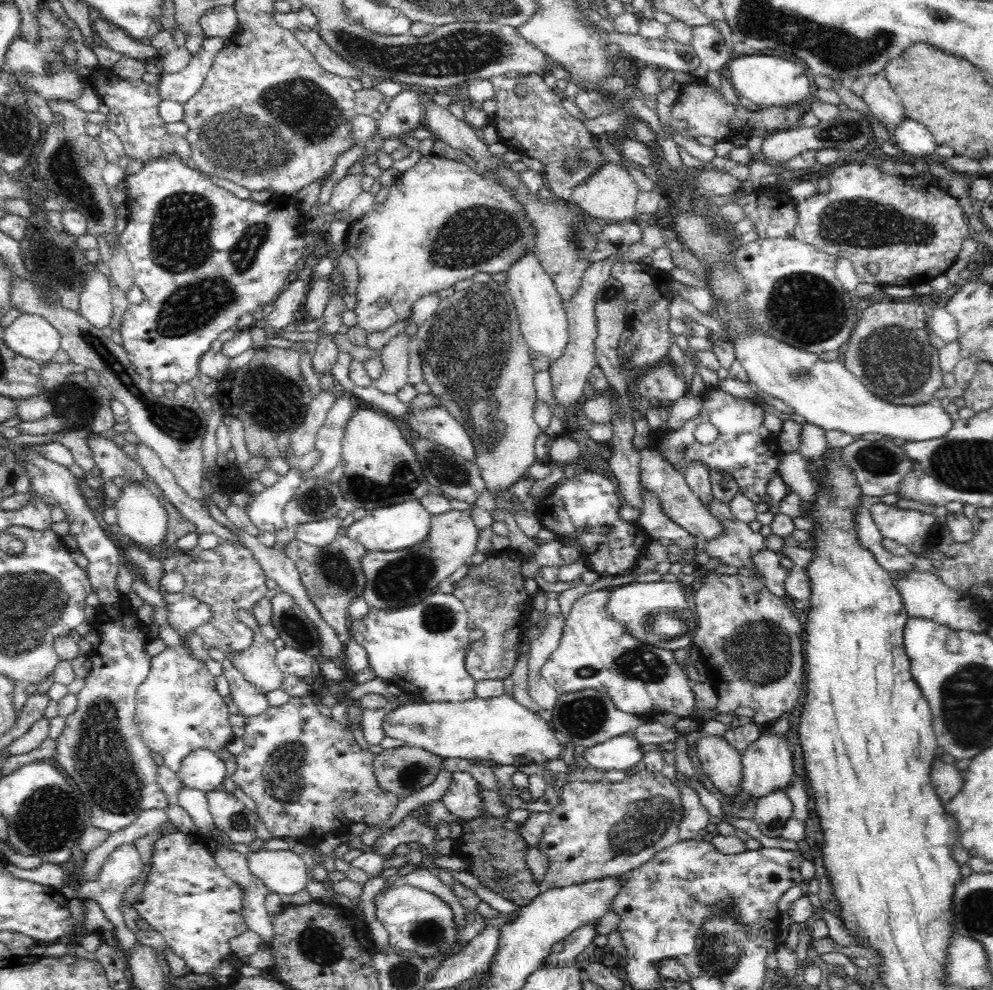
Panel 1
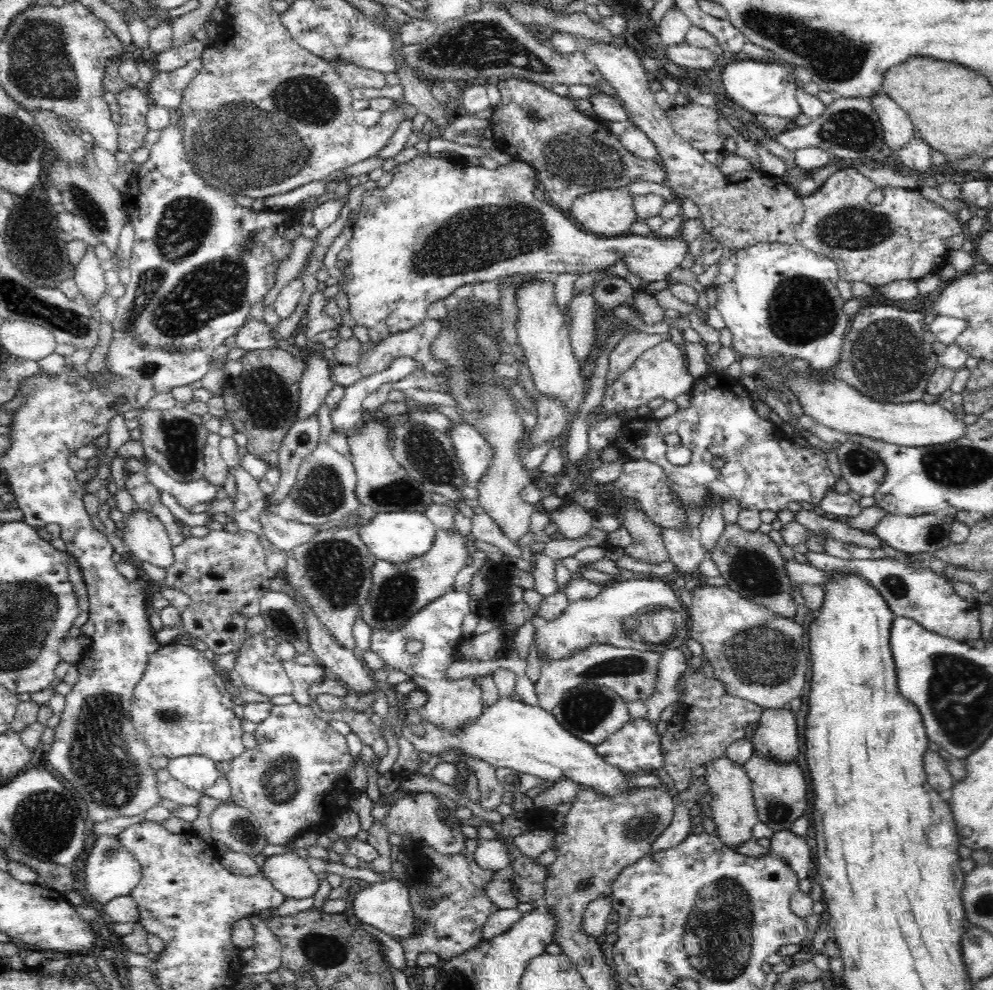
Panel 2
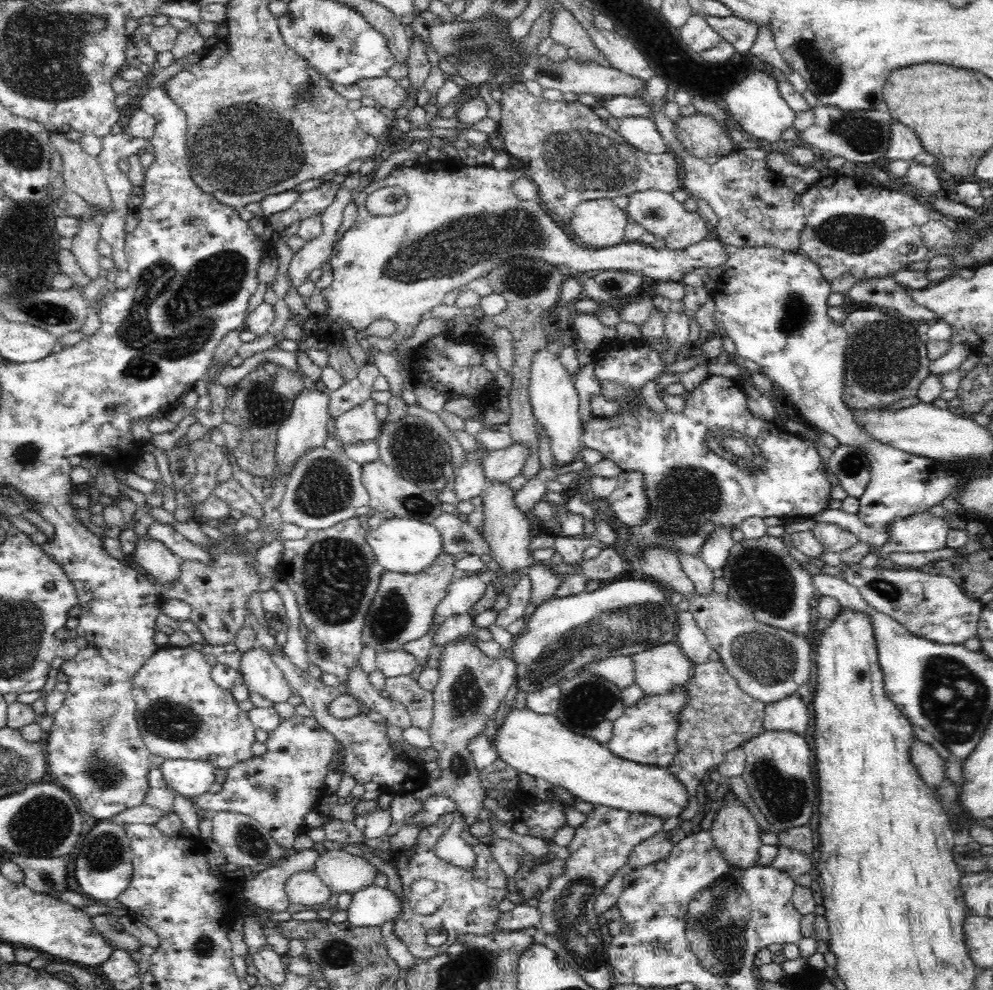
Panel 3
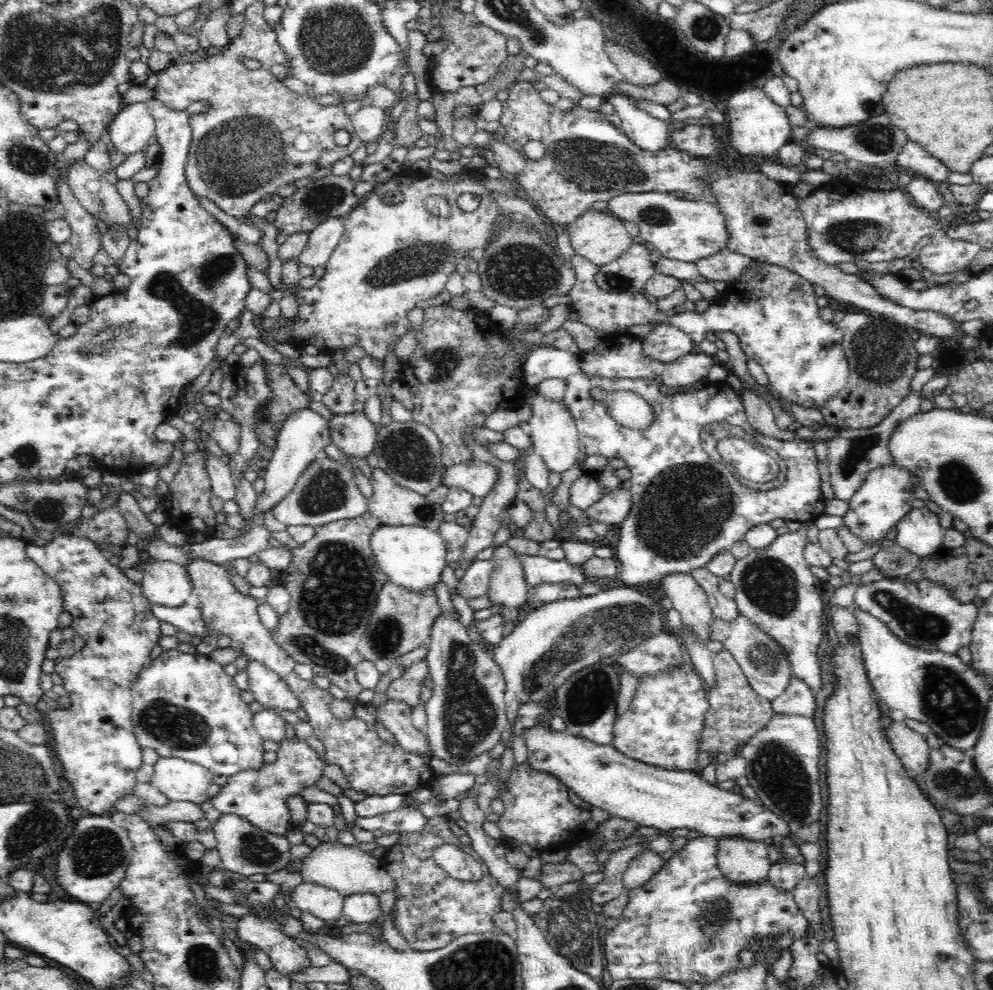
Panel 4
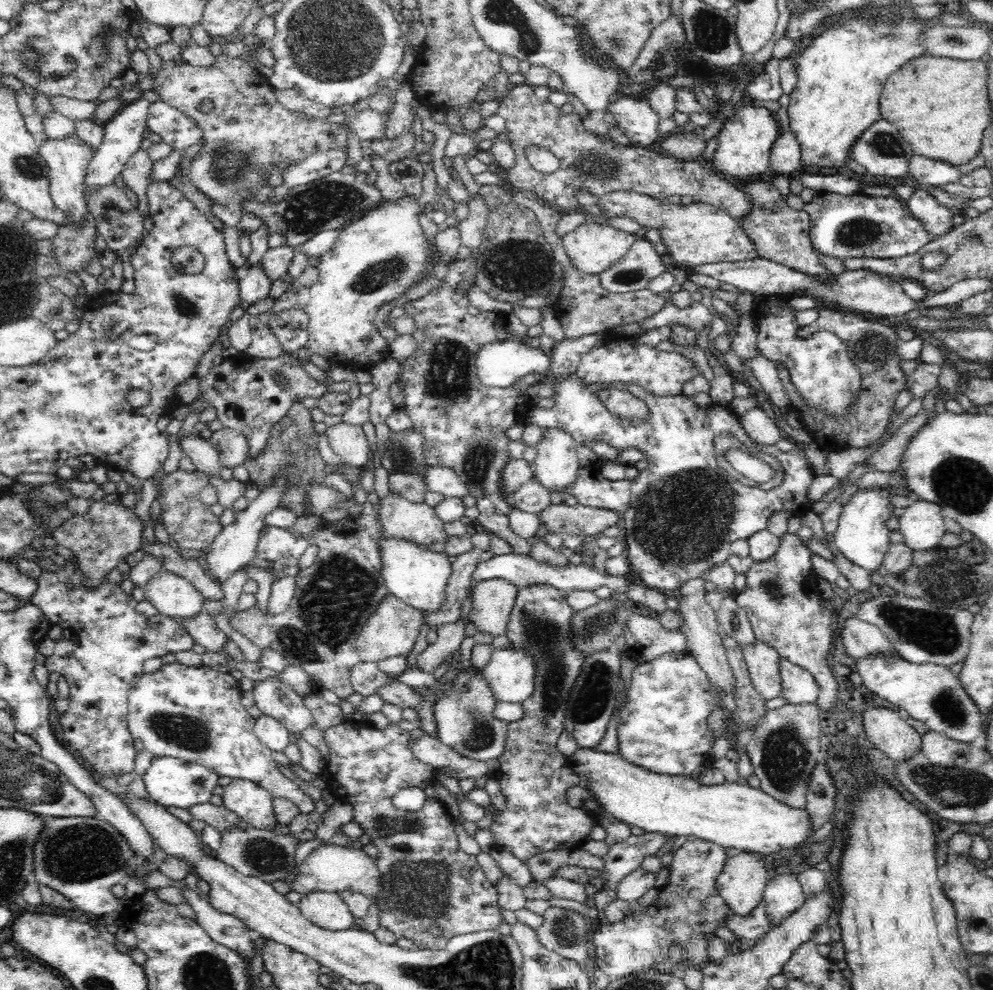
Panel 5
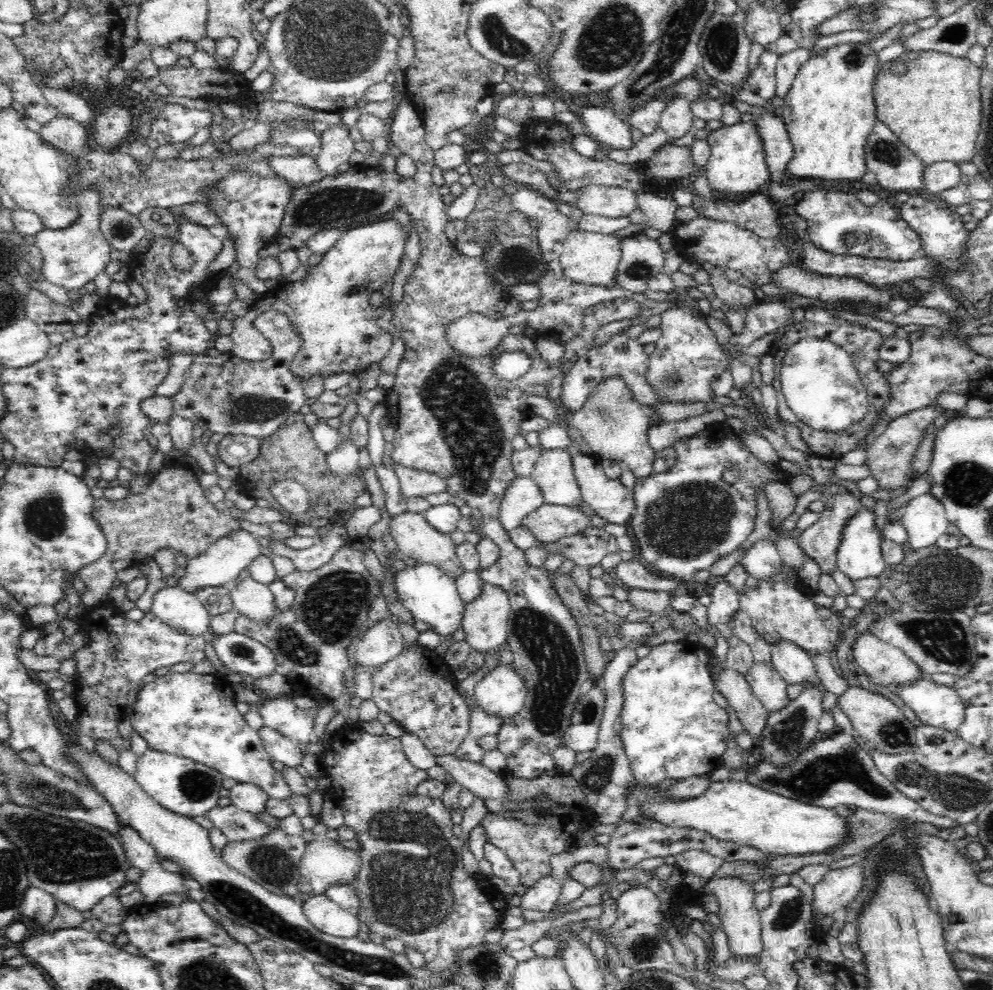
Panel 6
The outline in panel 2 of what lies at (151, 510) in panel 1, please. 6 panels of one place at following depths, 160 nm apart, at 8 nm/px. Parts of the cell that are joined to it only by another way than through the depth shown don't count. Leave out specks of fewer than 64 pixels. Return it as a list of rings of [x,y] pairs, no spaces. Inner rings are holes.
[[[139,508],[124,515],[123,521],[123,540],[132,560],[149,562],[165,569],[174,562],[168,531],[154,513]]]

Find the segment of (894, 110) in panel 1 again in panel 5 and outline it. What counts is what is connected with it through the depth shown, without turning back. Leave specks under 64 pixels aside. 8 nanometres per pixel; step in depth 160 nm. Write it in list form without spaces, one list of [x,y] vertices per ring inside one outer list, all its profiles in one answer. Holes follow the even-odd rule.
[[[915,154],[909,158],[909,175],[912,182],[943,188],[952,182],[959,182],[961,174],[958,167],[947,164],[941,160],[927,159],[926,156]]]

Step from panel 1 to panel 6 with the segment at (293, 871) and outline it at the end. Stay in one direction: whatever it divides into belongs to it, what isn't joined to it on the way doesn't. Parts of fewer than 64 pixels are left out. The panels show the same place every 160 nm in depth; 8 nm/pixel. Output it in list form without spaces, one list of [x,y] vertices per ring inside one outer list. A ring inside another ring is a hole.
[[[325,894],[312,896],[303,901],[306,918],[325,935],[352,939],[360,934],[360,919],[340,908]]]

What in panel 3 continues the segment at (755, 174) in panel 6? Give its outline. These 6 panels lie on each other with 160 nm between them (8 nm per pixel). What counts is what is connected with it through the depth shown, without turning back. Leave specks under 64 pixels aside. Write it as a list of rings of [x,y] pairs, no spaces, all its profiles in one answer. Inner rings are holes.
[[[752,70],[748,75],[730,89],[726,94],[728,111],[734,116],[734,120],[740,122],[742,130],[746,130],[752,138],[756,140],[766,140],[766,142],[777,142],[780,134],[792,128],[795,120],[795,112],[782,99],[782,93],[778,89],[778,81],[774,76],[762,70]]]

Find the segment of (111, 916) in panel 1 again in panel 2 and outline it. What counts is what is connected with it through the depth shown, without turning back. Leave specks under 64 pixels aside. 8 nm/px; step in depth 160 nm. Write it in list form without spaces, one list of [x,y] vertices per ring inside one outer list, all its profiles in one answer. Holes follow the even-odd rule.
[[[100,834],[86,859],[86,890],[94,902],[104,906],[117,896],[128,896],[142,878],[142,868],[135,856],[128,852],[119,837]]]

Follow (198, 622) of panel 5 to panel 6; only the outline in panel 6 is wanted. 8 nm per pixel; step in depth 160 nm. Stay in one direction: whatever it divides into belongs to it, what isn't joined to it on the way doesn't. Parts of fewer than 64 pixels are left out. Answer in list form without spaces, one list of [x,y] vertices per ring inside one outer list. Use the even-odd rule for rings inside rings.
[[[235,631],[211,635],[216,657],[226,669],[220,674],[227,676],[235,672],[255,679],[276,673],[274,654],[264,644]]]

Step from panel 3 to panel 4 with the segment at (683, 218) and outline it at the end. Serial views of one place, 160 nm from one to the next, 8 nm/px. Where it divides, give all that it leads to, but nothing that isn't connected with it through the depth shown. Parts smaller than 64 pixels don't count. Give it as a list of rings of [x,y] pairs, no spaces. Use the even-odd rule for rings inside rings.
[[[664,192],[629,193],[607,200],[607,212],[620,220],[635,222],[644,245],[654,247],[662,257],[680,262],[698,262],[728,250],[730,236],[726,219],[718,205],[710,200],[678,199]]]

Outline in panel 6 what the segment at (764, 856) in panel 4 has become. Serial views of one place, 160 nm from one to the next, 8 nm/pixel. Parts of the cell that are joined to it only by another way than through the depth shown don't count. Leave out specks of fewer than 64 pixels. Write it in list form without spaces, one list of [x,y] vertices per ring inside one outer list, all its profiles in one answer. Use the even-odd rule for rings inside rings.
[[[712,877],[702,888],[703,893],[714,894],[719,902],[719,912],[717,913],[722,924],[722,928],[728,934],[730,940],[729,950],[736,959],[758,959],[762,949],[761,920],[759,911],[754,905],[754,890],[752,884],[738,877]]]

